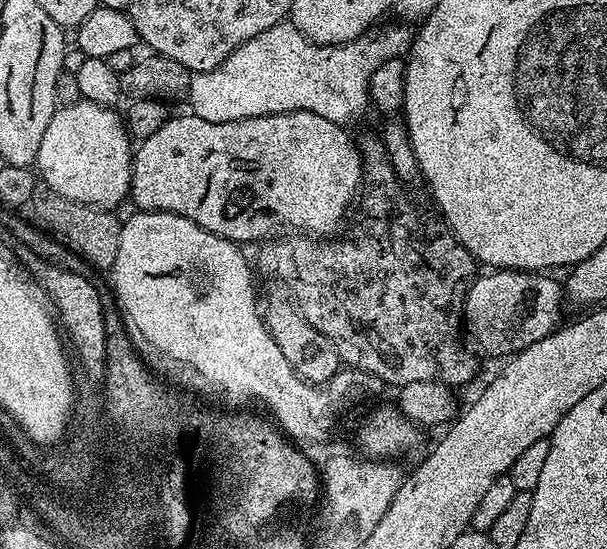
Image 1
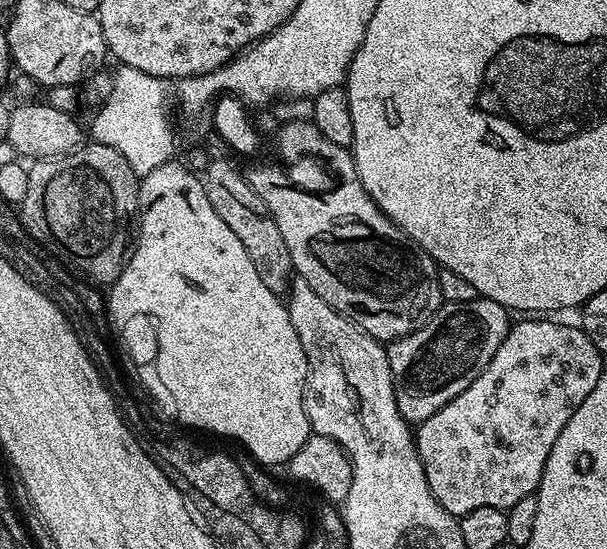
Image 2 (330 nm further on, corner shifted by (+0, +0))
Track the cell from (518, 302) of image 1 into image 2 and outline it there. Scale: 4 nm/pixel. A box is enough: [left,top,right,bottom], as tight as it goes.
[387,298,510,426]

